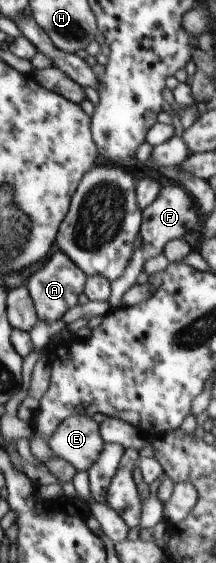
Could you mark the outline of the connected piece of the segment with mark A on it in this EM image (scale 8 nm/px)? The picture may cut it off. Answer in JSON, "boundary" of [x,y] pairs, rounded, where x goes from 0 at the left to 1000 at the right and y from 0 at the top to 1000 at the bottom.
{"boundary":[[[264,444],[231,462],[130,497],[125,513],[162,540],[171,560],[222,572],[259,572],[310,551],[361,542],[361,526],[389,520],[403,487],[389,487],[296,448]]]}

